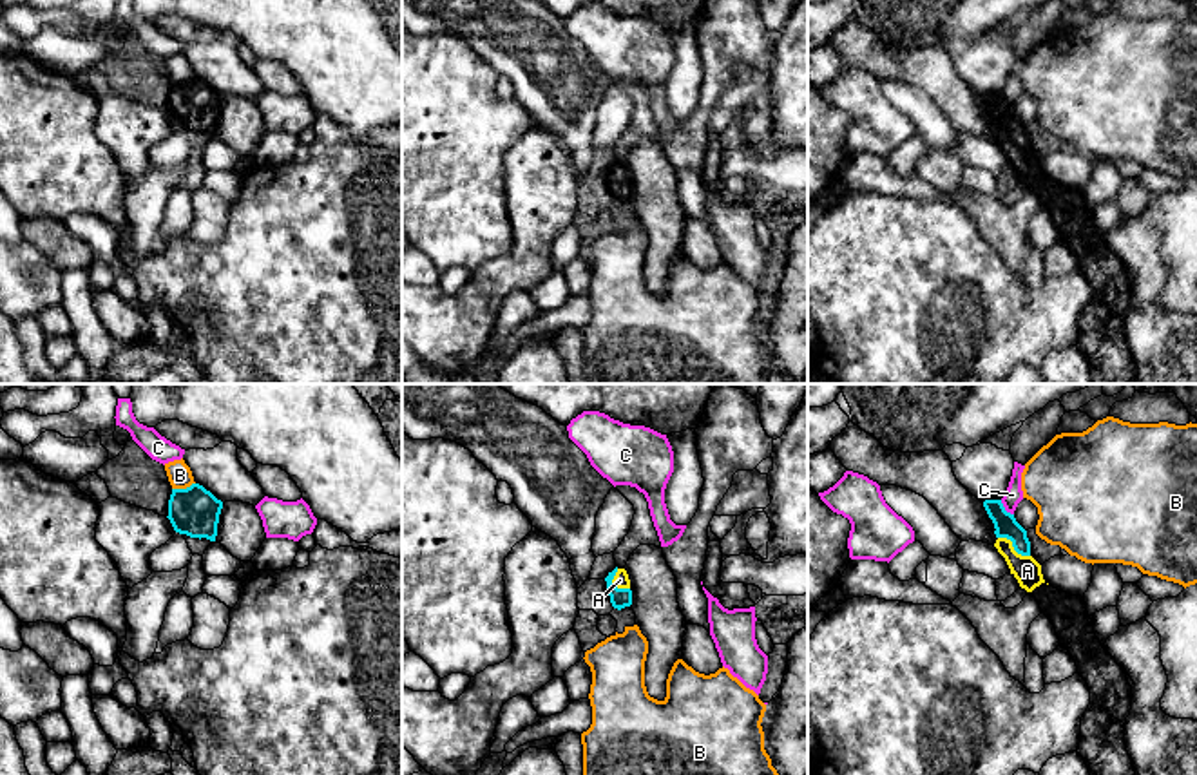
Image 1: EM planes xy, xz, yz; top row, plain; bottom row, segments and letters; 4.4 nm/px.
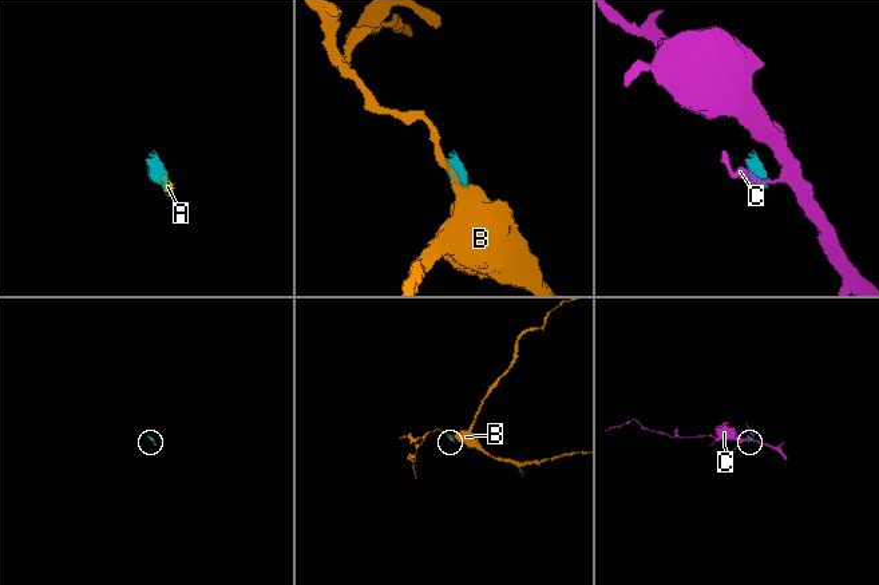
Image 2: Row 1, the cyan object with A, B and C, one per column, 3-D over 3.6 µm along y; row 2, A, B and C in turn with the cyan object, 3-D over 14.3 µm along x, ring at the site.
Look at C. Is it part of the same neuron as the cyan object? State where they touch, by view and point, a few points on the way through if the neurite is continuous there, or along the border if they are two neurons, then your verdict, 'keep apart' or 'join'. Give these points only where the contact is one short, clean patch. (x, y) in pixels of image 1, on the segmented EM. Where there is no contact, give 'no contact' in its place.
yz (1004, 509) | along yz (1000, 500), (1013, 515) | keep apart

